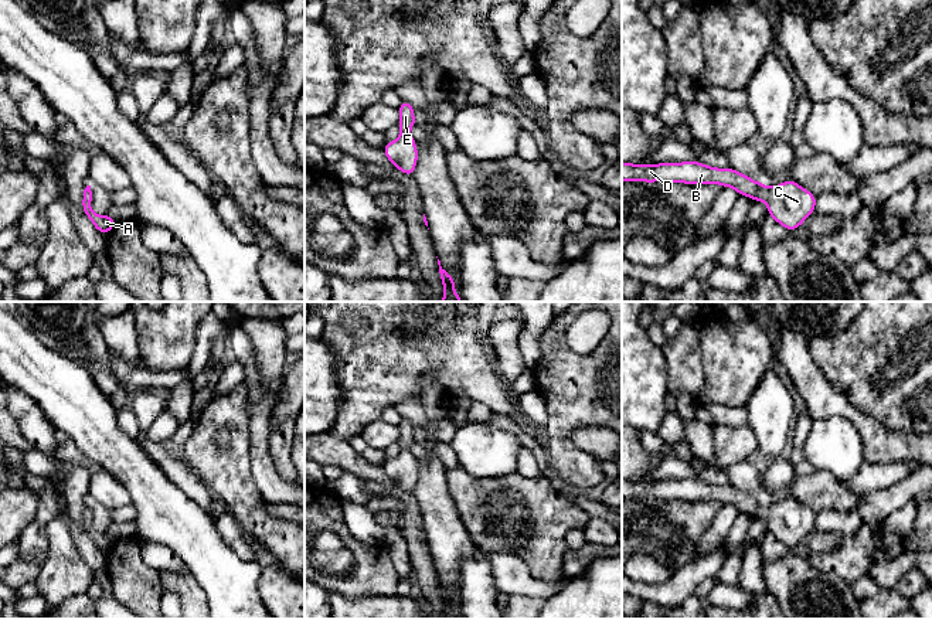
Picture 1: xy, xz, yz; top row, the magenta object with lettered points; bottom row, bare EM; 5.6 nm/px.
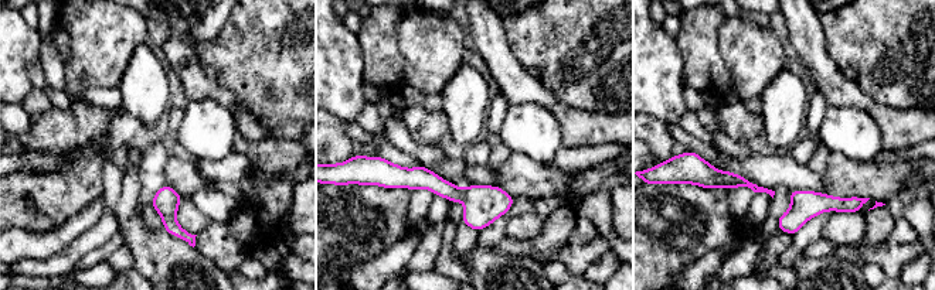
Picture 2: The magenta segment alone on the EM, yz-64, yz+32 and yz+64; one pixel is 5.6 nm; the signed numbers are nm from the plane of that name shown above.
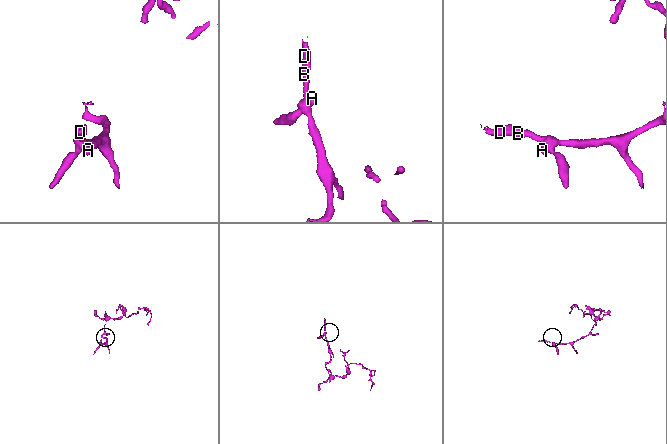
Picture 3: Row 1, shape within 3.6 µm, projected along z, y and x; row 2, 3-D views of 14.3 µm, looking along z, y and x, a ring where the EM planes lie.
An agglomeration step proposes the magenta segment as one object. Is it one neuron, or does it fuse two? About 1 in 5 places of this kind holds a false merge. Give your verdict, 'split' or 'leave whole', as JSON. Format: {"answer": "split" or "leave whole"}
{"answer": "leave whole"}

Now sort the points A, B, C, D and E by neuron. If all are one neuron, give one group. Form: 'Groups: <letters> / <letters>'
Groups: A B C D E

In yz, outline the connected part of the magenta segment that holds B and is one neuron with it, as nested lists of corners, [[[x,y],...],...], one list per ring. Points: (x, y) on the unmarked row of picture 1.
[[[700,479],[649,483],[622,480],[622,499],[717,500],[721,504],[732,504],[739,513],[754,516],[755,518],[766,518],[768,533],[788,548],[799,545],[816,526],[816,513],[793,497],[786,497],[768,506],[765,500],[754,499],[734,486],[708,484]]]

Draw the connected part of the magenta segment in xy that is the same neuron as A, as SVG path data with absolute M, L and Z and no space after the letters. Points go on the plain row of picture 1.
M86 503L82 511L82 530L91 537L91 540L95 543L95 545L106 552L118 540L115 535L108 533L98 533L91 527L91 518L92 518L92 509L91 503Z

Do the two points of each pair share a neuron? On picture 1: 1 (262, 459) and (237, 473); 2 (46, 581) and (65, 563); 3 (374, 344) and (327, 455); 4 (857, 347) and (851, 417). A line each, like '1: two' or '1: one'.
1: two
2: one
3: two
4: two

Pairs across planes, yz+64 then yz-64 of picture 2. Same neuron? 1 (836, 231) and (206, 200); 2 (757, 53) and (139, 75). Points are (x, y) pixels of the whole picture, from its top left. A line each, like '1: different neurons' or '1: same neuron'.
1: different neurons
2: different neurons

